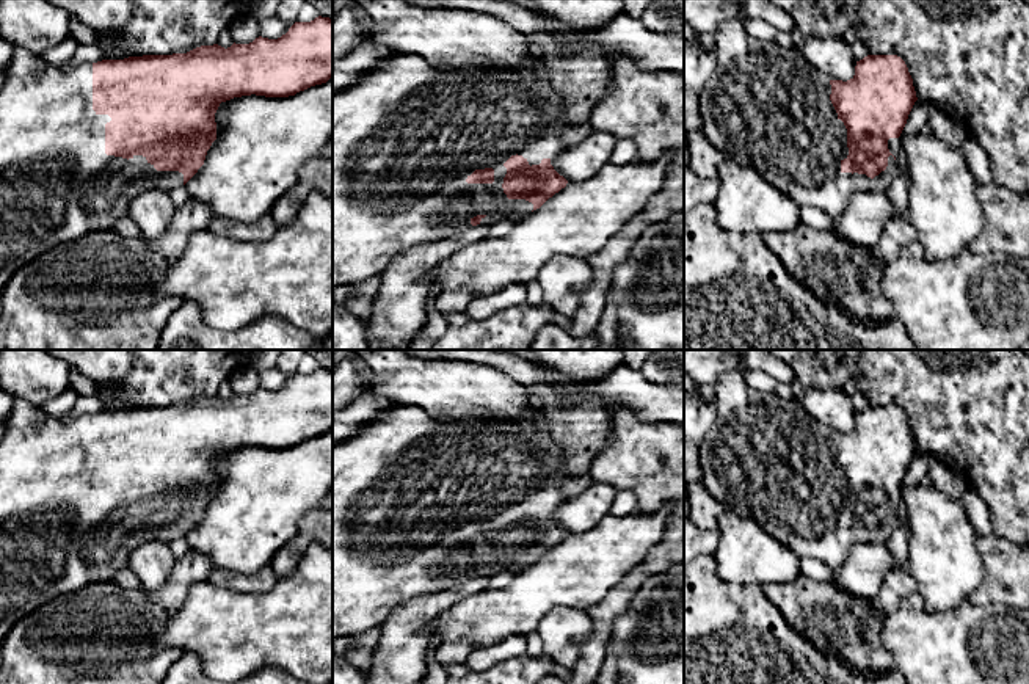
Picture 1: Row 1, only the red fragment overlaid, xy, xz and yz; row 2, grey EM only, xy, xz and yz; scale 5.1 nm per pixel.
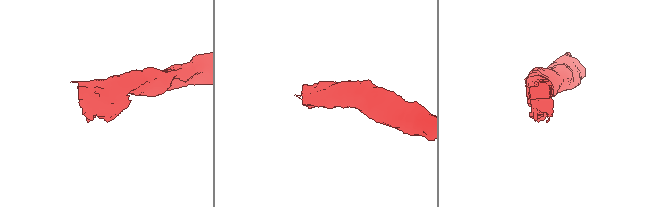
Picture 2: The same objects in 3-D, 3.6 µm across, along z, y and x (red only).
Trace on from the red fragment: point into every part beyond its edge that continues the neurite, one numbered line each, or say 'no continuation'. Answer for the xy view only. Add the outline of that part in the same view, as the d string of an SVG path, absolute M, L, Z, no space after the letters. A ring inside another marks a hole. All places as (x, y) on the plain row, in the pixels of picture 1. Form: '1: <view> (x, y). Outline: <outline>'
1: xy (57, 535). Outline: M14 398L0 441L0 657L5 639L24 617L49 601L97 582L113 580L129 563L130 552L146 541L171 543L184 537L179 522L157 522L146 508L122 510L105 505L108 466L93 461L93 414L63 424L39 406Z

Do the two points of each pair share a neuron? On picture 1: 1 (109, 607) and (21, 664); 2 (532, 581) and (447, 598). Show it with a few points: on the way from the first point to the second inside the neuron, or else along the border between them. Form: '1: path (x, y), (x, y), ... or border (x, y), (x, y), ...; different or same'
1: path (87, 628), (61, 631), (43, 643); same
2: border (487, 589), (463, 598), (447, 612); different

